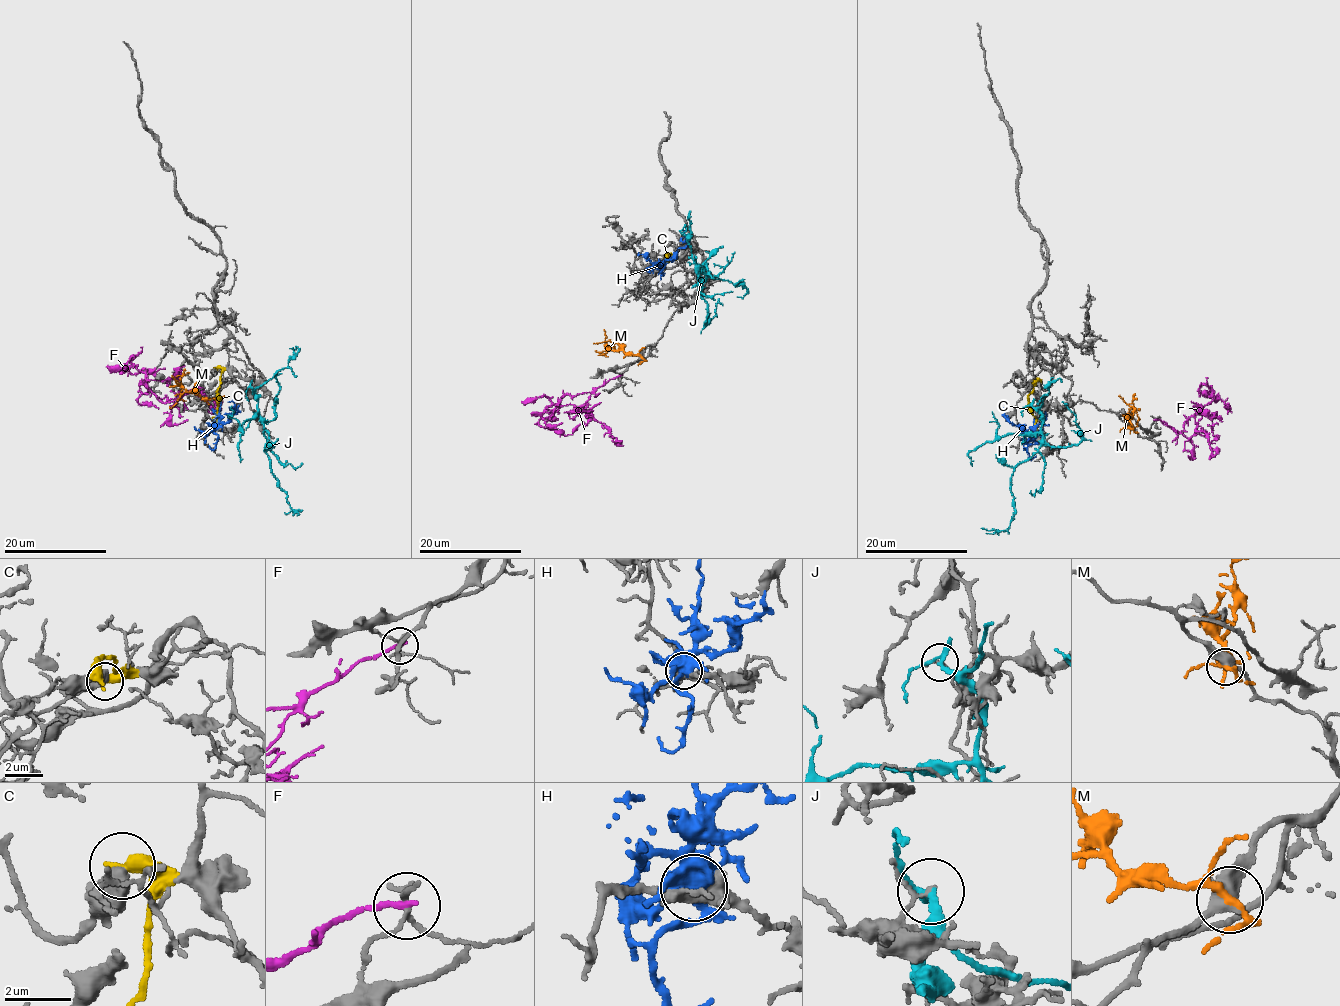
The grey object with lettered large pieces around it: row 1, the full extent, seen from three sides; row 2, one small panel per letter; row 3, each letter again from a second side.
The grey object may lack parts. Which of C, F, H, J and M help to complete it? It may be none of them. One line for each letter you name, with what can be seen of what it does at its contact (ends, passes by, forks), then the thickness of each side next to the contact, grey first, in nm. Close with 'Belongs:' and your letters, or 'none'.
Belongs: none

